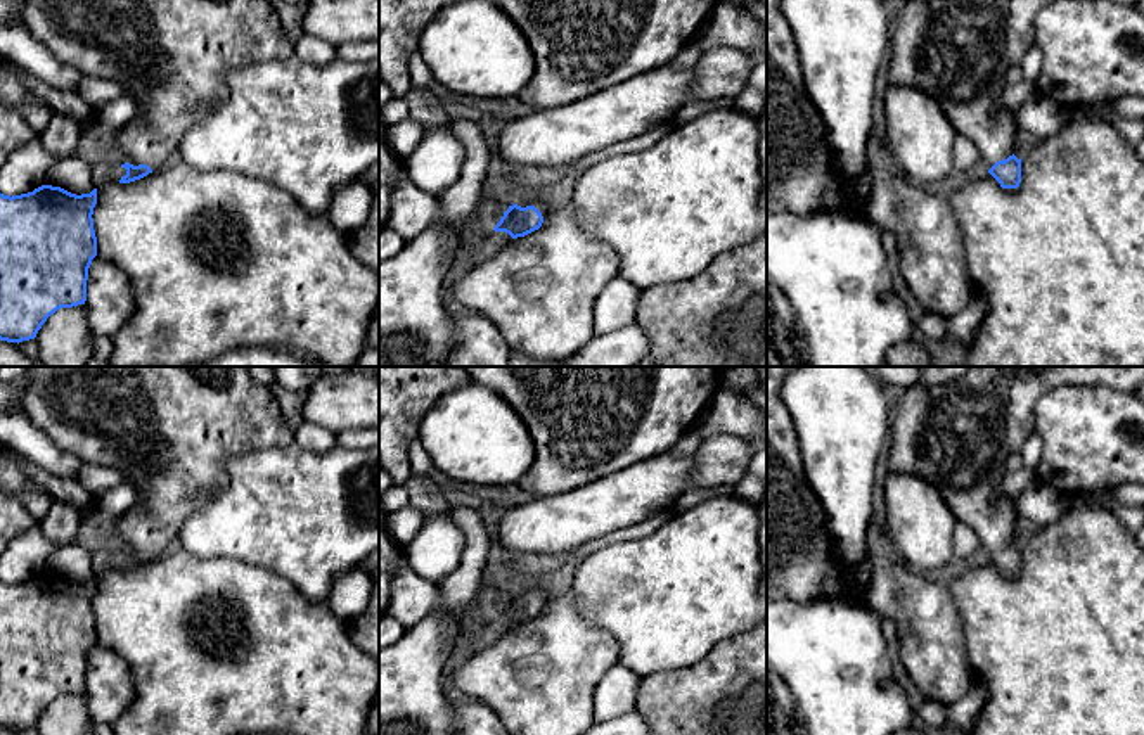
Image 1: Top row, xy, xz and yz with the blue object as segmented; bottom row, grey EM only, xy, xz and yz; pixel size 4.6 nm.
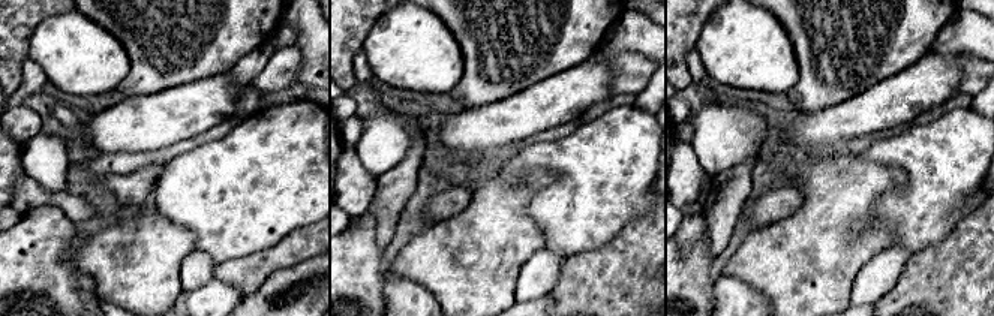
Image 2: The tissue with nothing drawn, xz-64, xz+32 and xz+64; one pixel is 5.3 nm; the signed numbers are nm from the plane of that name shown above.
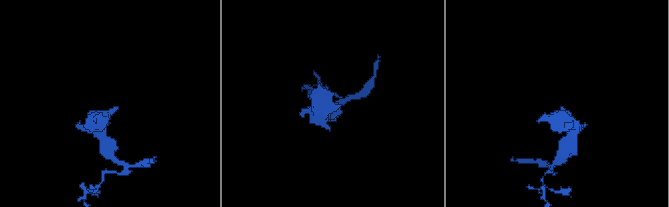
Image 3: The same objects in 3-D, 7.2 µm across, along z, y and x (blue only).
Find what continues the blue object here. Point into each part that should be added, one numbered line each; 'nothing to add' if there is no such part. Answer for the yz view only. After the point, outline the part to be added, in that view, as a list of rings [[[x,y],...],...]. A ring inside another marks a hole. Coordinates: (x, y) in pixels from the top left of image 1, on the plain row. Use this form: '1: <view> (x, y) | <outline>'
1: yz (957, 436) | [[[969,367],[961,377],[947,384],[926,380],[898,391],[893,434],[888,441],[888,474],[914,474],[929,483],[950,507],[957,522],[967,524],[978,536],[981,559],[1014,541],[1019,519],[1016,503],[1002,498],[1007,476],[1006,462],[1035,429],[1037,401],[1059,386],[1104,386],[1123,393],[1139,393],[1144,386],[1144,367]]]

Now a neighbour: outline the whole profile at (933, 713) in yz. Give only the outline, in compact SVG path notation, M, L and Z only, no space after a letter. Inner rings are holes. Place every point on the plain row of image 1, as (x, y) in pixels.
M924 697L917 718L924 721L931 730L940 730L948 723L947 706Z

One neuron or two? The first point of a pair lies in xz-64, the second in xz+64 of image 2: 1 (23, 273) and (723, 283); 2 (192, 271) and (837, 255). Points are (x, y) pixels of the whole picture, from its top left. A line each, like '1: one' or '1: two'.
1: two
2: two

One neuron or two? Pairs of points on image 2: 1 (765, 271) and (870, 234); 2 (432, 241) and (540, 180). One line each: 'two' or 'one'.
1: one
2: one

